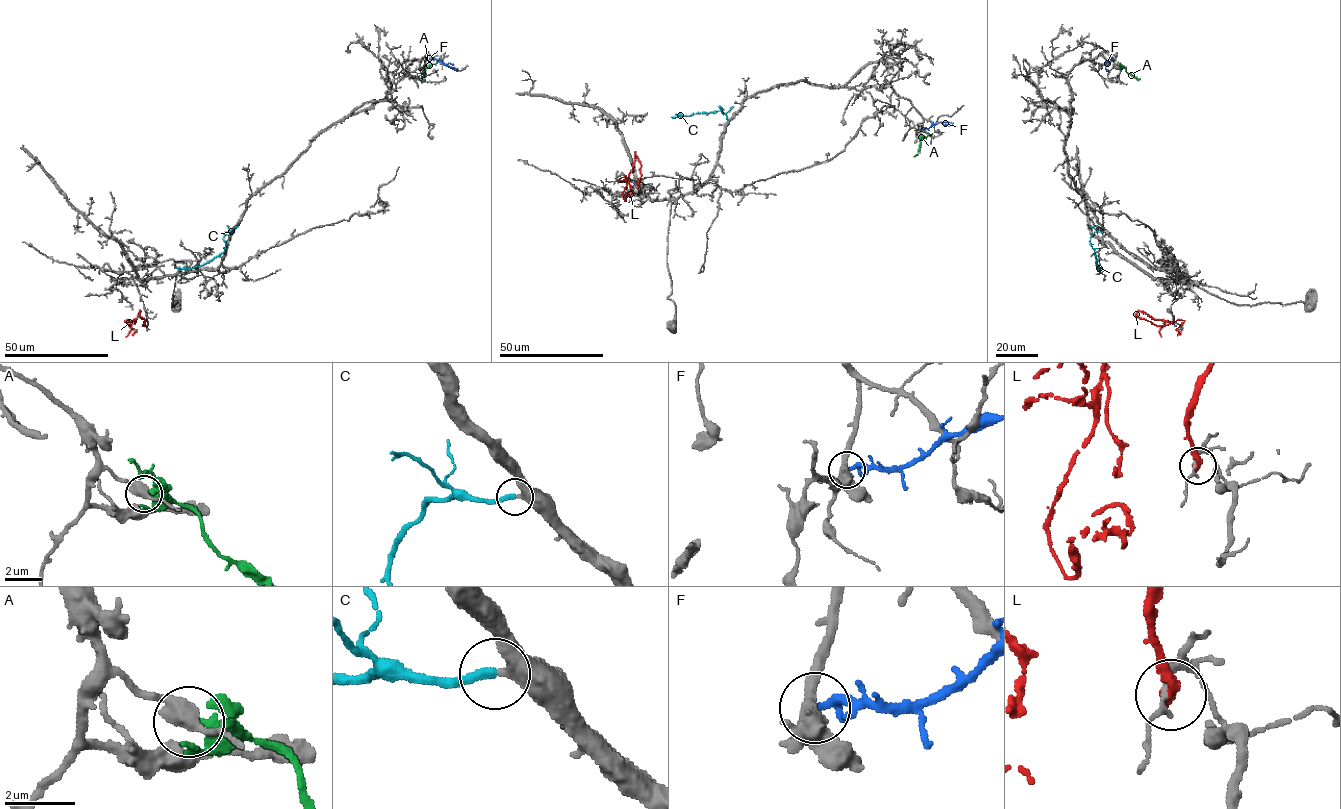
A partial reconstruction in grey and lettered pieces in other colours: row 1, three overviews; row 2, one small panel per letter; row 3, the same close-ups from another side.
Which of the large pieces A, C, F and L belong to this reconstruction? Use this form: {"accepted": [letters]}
{"accepted": ["C"]}

